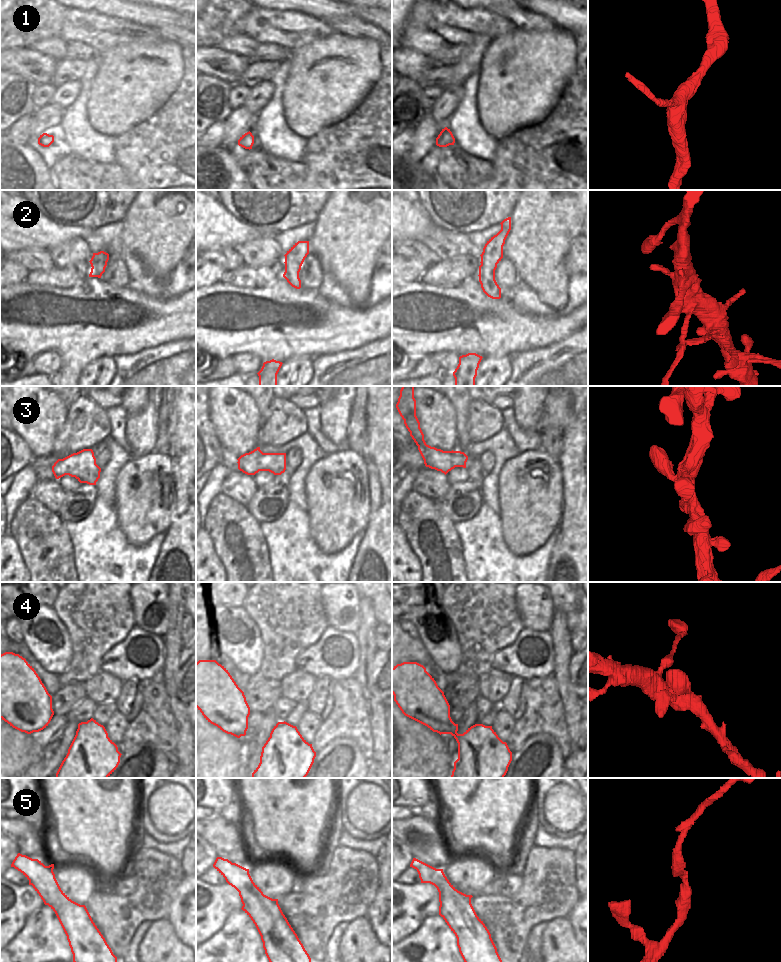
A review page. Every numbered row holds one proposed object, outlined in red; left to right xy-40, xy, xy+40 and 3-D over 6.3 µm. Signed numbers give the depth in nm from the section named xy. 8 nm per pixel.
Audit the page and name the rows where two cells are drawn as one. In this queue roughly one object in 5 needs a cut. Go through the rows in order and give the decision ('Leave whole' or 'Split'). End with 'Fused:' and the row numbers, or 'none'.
1: Leave whole
2: Split
3: Leave whole
4: Leave whole
5: Leave whole
Fused: 2.

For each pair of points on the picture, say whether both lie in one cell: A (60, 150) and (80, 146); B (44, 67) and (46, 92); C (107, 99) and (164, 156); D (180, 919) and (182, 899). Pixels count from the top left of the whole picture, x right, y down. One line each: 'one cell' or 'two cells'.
A: two cells
B: two cells
C: two cells
D: one cell

